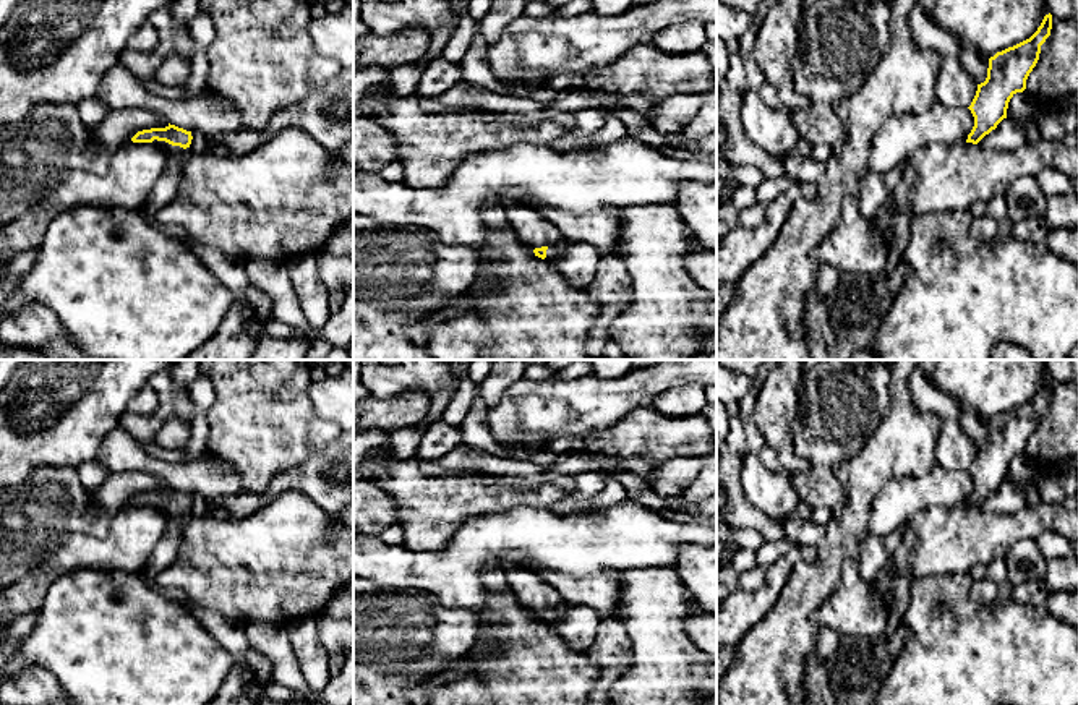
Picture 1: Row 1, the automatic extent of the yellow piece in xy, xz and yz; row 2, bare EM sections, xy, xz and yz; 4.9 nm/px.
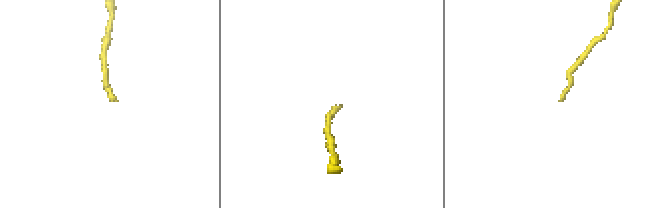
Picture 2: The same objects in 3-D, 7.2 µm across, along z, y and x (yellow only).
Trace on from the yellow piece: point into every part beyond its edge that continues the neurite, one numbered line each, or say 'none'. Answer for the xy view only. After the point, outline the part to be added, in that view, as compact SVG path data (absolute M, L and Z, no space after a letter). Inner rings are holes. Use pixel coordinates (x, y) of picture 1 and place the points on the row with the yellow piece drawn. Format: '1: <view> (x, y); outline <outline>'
1: xy (169, 151); outline M154 139L152 143L164 151L165 160L169 160L170 157L180 157L182 164L185 164L185 160L186 160L185 151L191 149L191 147L183 149L180 146L172 146L165 141L157 141L157 139Z

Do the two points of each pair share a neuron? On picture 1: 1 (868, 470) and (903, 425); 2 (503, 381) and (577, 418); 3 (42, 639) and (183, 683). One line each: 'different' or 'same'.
1: same
2: different
3: same

